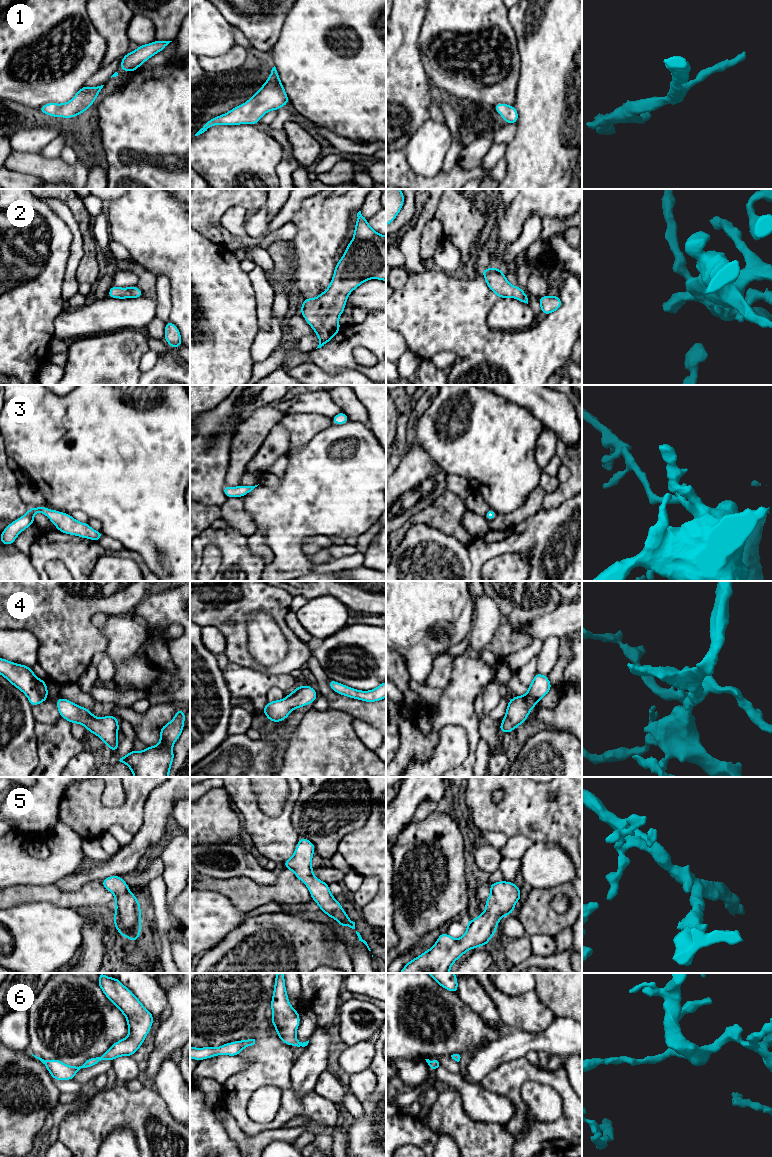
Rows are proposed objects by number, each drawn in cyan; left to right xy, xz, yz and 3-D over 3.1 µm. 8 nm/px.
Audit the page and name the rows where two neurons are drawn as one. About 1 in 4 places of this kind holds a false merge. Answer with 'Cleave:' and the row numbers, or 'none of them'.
Cleave: none of them

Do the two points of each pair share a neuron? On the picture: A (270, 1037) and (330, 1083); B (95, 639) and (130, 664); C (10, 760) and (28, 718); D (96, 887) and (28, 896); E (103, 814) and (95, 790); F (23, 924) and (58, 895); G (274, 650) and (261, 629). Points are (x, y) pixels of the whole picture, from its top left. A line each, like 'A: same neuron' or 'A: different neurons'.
A: different neurons
B: different neurons
C: same neuron
D: same neuron
E: same neuron
F: different neurons
G: same neuron

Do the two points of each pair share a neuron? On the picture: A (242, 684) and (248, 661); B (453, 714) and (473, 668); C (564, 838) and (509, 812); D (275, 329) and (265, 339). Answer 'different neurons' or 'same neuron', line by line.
A: different neurons
B: same neuron
C: same neuron
D: same neuron

